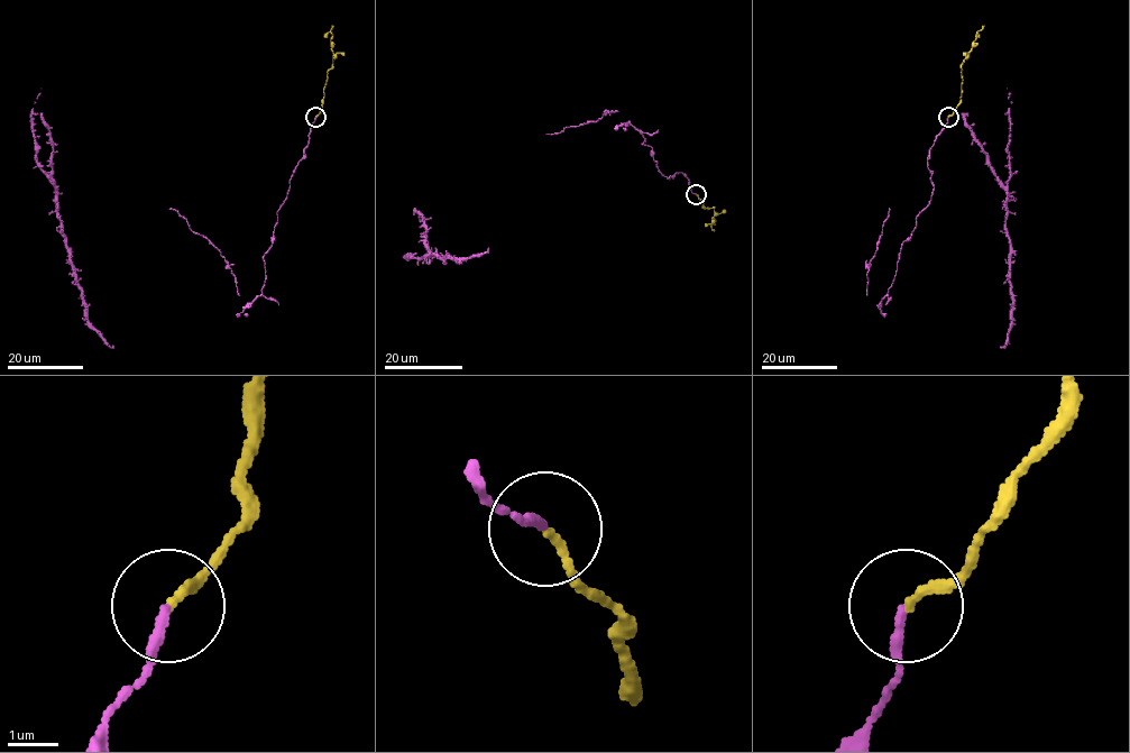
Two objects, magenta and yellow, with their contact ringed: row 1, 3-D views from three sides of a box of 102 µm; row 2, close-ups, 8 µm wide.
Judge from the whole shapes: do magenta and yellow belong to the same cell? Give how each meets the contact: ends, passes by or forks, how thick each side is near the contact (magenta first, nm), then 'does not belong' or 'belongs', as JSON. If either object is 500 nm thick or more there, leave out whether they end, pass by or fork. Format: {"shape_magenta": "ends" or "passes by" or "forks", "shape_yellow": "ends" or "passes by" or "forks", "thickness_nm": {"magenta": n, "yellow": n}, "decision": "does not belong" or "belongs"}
{"shape_magenta": "ends", "shape_yellow": "ends", "thickness_nm": {"magenta": 190, "yellow": 160}, "decision": "belongs"}

